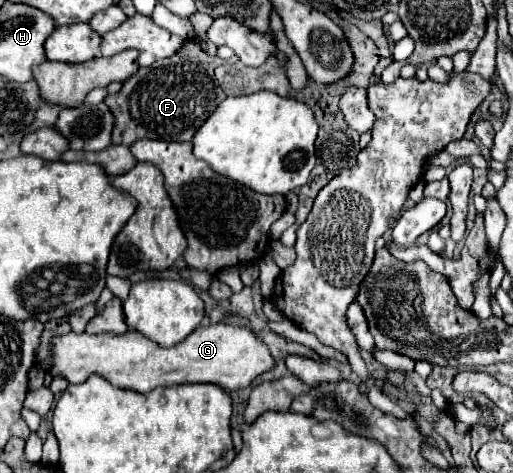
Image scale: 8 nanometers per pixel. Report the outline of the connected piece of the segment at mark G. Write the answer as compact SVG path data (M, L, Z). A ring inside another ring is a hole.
M214 324L214 326L198 326L186 340L178 346L162 348L154 346L148 338L142 338L138 332L126 334L66 334L54 340L54 366L52 376L62 374L70 384L78 384L86 380L90 374L98 372L114 386L130 388L138 392L150 392L158 386L174 386L174 384L194 384L194 382L210 382L218 384L224 390L242 390L252 384L254 378L274 368L274 358L270 358L270 350L266 350L260 338L254 338L250 330L234 324Z

